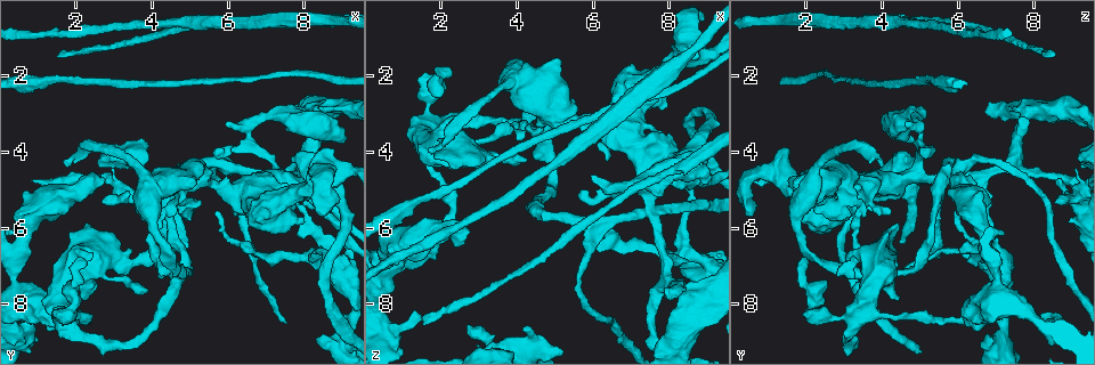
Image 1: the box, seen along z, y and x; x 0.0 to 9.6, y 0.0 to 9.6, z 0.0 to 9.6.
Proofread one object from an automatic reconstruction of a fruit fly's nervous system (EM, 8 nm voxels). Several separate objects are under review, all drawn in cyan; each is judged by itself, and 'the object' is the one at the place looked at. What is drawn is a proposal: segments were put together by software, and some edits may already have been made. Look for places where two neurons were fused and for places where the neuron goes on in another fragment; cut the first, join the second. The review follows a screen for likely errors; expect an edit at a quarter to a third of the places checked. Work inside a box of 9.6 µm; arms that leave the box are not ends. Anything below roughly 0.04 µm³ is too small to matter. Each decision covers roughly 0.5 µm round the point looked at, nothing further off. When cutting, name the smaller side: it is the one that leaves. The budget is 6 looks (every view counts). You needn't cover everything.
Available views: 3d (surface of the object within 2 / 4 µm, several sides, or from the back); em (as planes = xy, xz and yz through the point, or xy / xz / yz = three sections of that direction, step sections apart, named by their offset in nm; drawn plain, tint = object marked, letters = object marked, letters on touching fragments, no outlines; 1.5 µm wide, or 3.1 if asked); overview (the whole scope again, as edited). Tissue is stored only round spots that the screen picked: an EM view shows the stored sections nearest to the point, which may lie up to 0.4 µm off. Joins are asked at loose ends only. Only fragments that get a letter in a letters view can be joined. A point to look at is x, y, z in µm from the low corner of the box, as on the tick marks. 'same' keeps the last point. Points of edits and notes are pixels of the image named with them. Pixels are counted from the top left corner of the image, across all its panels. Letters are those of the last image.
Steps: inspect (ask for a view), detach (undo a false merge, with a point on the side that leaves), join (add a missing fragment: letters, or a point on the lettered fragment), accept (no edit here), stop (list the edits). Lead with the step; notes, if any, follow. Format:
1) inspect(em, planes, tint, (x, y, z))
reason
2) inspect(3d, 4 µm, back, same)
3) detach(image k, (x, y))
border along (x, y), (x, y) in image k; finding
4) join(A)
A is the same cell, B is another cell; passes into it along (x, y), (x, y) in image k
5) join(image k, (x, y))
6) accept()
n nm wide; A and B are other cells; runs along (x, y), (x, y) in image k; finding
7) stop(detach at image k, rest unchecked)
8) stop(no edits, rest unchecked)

inspect(em, yz, step 8, tint, (8.35, 8.90, 6.90))
branch stops here

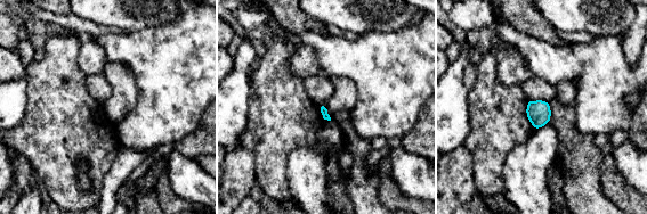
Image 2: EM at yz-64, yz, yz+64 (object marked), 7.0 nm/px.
inspect(em, yz, step 8, letters, same)
see the neighbours

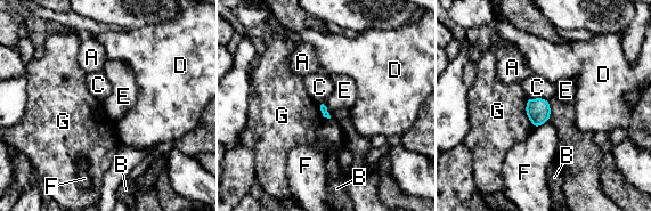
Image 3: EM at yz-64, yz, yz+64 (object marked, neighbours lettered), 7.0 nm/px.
accept()
A, B, C, D, E, F and G are other cells; border along (324, 102), (331, 118) in image 3; no lettered fragment goes on from it

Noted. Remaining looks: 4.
inspect(em, planes, letters, (1.65, 4.30, 4.00))
long arm stops here

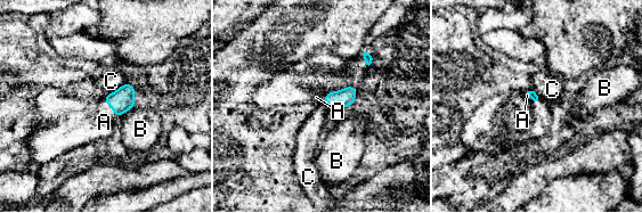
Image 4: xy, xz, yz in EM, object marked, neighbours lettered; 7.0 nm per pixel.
join(A)
A is the same cell, B and C are other cells; the neuron continues

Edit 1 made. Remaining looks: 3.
inspect(em, planes, tint, (0.95, 2.15, 5.60))
thick turns thin

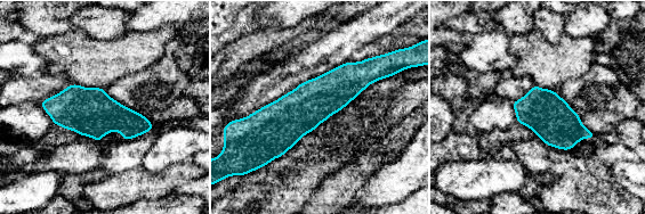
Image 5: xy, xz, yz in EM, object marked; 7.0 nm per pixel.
inspect(em, planes, letters, same)

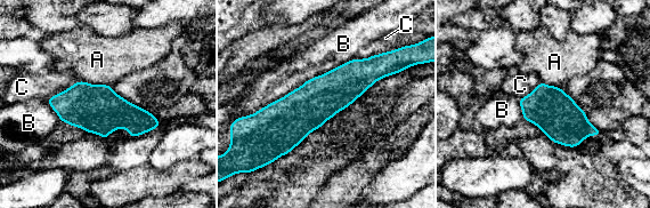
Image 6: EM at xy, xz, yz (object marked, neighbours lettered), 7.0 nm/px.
accept()
A, B and C are other cells; one neuron here

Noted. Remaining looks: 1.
stop(join at image 4, rest unchecked)

